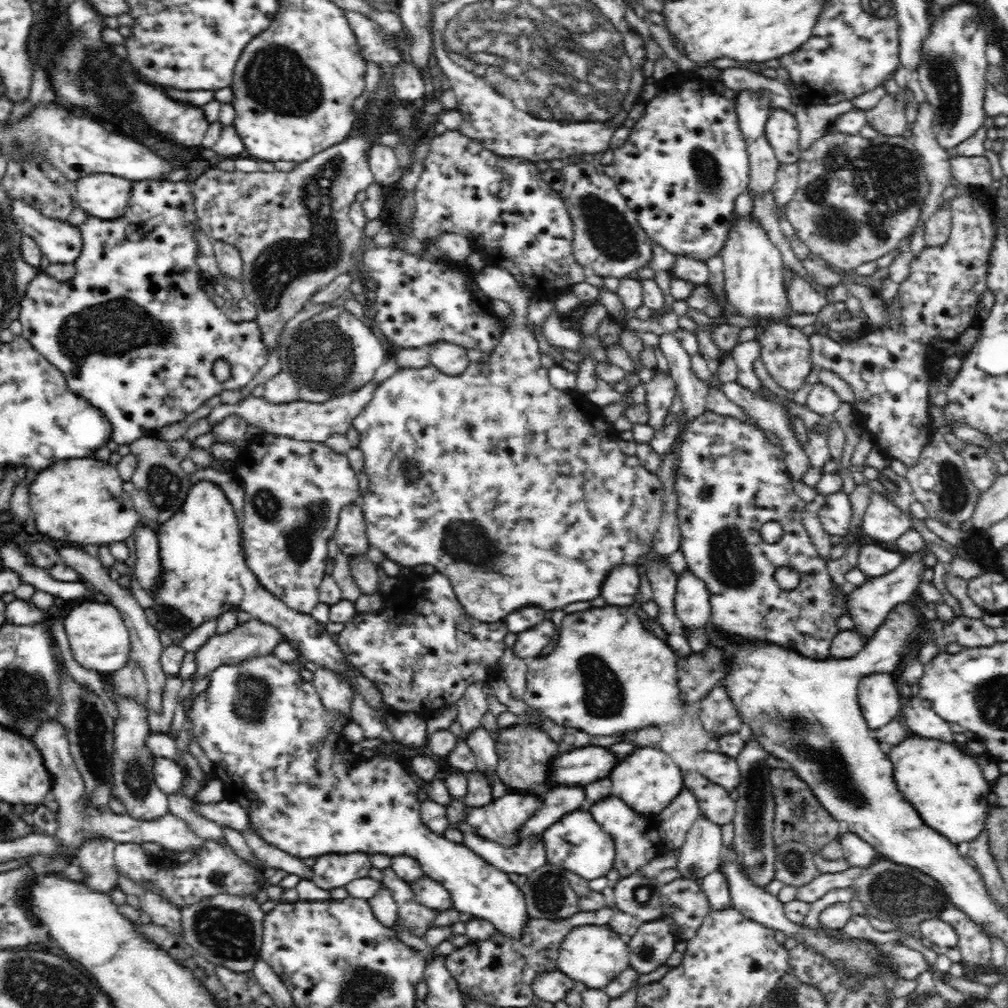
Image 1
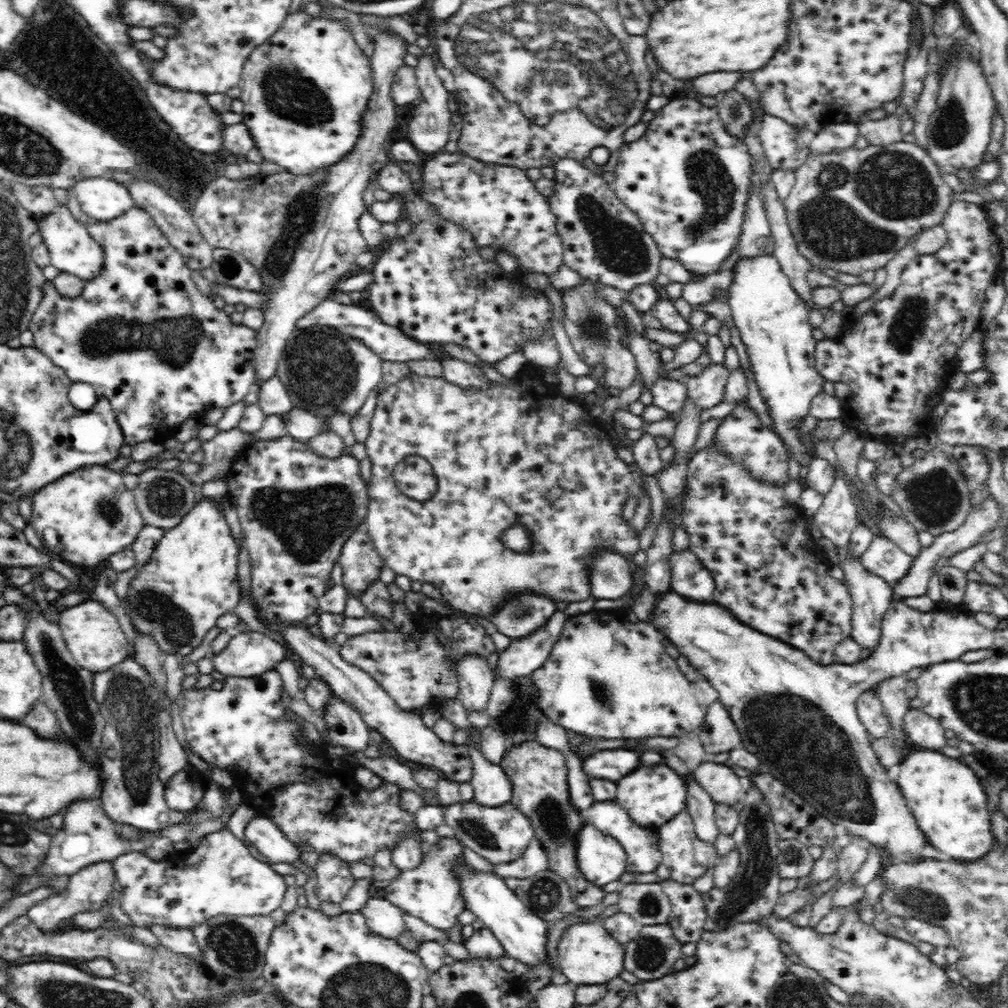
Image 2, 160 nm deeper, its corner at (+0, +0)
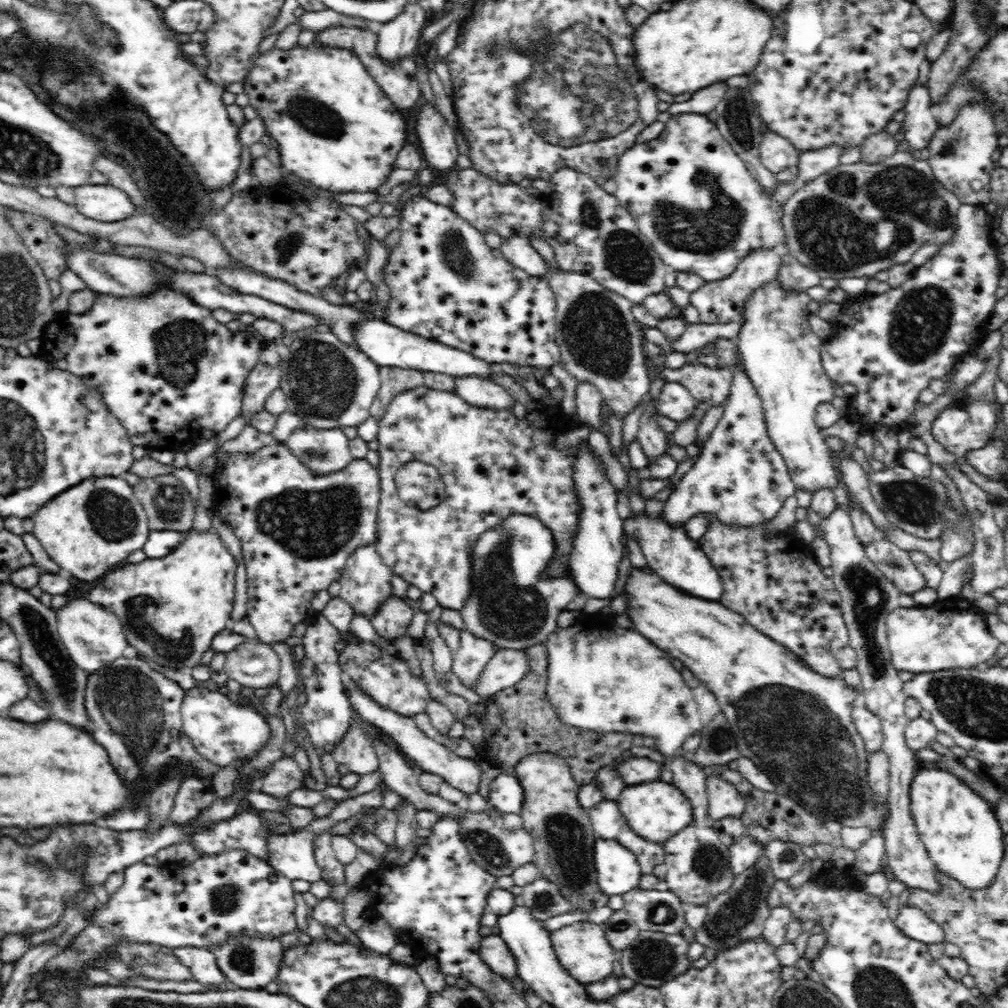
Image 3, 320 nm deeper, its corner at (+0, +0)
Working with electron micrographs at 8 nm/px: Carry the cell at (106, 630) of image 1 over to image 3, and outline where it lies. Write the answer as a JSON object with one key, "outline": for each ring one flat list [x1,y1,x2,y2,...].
{"outline":[[74,600,58,612,58,632,71,661,88,674,123,657,124,650,128,648,123,626,116,614,88,600]]}

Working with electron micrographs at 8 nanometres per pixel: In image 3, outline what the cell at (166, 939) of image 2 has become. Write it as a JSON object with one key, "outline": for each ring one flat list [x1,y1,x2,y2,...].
{"outline":[[194,947,173,950,173,952,180,959,180,963,190,969,194,980,198,983,210,985,210,987,219,987,228,982,228,979,220,971,220,966,216,963,216,956,213,952]]}

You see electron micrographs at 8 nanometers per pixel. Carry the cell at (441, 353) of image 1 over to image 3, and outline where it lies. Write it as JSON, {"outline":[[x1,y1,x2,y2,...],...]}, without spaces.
{"outline":[[467,376,455,378,455,383,455,392,472,406,500,410,515,405,513,396,494,381]]}

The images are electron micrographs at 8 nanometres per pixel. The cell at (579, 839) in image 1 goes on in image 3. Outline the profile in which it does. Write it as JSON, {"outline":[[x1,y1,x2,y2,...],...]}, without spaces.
{"outline":[[612,839,595,840,595,869,597,884,608,896,622,896,640,886,643,874,636,855]]}

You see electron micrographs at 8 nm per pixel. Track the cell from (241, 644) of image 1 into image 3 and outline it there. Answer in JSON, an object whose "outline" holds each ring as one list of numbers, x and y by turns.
{"outline":[[248,640,225,653,224,671,247,689,277,686,280,659,272,646]]}

